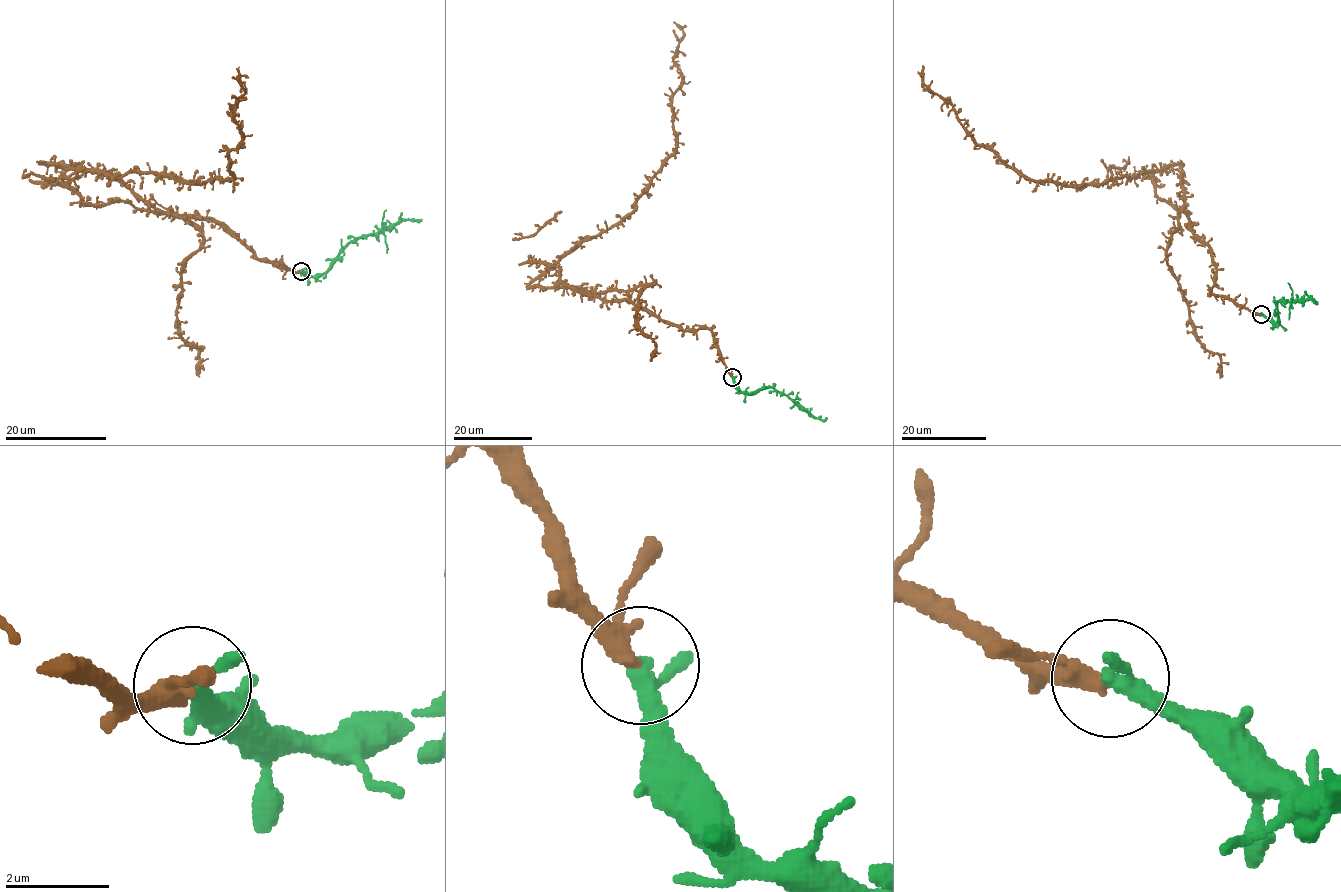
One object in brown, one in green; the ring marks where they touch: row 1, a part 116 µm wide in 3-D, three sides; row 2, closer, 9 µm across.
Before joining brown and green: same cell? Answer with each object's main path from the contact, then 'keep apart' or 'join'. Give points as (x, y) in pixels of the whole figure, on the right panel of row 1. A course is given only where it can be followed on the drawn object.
brown runs (1261, 315), (1211, 291), (1211, 251), (1179, 227), (1179, 165), (1071, 186), (1025, 179), (976, 142), (923, 65); green runs (1261, 314), (1277, 325), (1278, 302), (1301, 303), (1311, 299), (1314, 302); join

